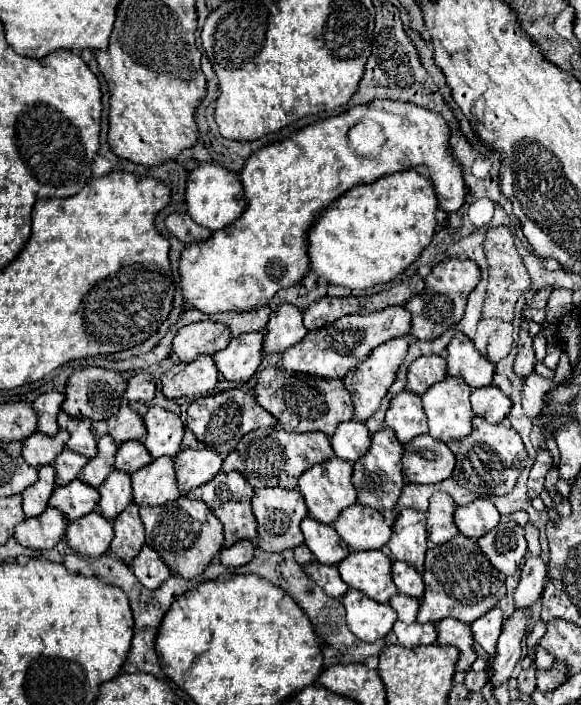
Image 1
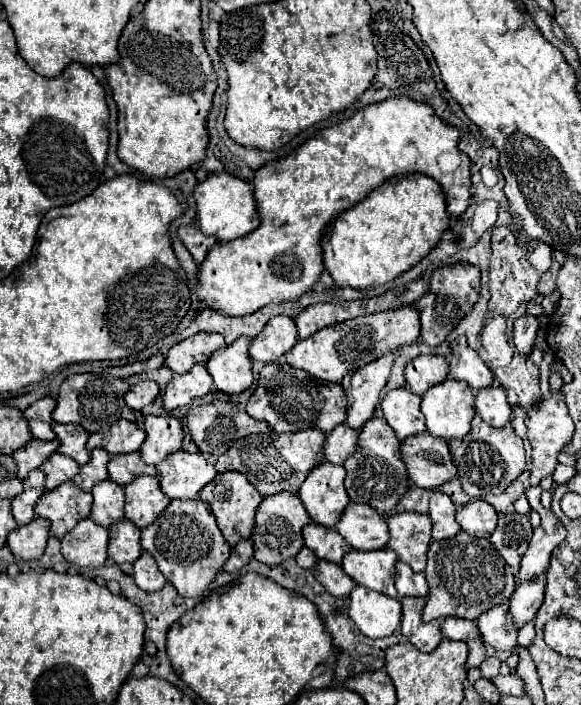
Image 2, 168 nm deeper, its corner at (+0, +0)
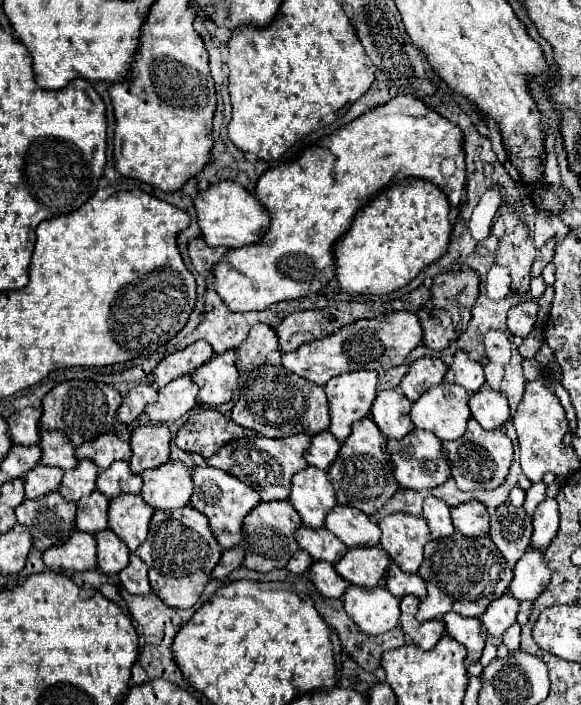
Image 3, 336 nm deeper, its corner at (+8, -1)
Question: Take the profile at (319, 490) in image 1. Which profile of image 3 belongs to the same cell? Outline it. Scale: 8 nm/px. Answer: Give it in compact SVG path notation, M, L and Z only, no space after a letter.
M313 466L297 472L291 482L289 502L299 512L303 524L323 528L325 516L337 504L327 472Z

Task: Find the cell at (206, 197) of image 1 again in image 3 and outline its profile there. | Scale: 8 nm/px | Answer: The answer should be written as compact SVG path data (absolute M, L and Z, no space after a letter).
M225 180L209 186L207 192L201 192L195 198L195 210L199 218L199 228L203 232L203 240L209 246L227 246L227 248L241 248L247 244L259 242L265 232L269 230L271 216L265 206L247 192L241 184Z

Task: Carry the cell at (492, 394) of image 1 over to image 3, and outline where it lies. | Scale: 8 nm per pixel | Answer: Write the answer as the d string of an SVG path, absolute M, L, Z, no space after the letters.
M487 384L469 398L469 408L471 408L471 416L485 430L501 428L509 418L509 404L505 394L495 392Z

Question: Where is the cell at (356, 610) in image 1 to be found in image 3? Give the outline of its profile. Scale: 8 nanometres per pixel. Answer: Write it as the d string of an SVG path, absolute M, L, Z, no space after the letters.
M349 586L343 594L345 612L369 636L393 630L399 624L399 598L387 588Z

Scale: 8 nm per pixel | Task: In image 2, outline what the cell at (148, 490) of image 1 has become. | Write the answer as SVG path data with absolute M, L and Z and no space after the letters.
M137 477L125 485L125 517L137 527L151 525L157 515L169 505L169 497L161 493L161 485L155 477Z

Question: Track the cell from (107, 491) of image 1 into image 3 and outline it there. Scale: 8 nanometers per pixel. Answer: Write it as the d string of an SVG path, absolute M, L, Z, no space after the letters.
M95 490L89 498L81 498L81 502L77 502L77 520L75 520L77 530L89 534L97 534L105 530L107 508L109 508L109 500L99 490Z

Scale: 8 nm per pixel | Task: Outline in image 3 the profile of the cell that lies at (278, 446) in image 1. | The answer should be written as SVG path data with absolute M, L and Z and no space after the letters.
M293 434L287 438L239 438L235 442L229 442L217 454L213 454L213 458L207 458L207 464L239 478L249 488L253 488L261 496L261 500L287 500L291 492L293 474L307 468L303 452L309 448L309 444L309 434Z

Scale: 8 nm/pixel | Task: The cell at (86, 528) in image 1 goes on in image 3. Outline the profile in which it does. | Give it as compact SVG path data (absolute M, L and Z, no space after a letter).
M75 530L69 542L63 546L53 546L43 552L43 562L47 568L57 570L93 570L95 562L95 536Z

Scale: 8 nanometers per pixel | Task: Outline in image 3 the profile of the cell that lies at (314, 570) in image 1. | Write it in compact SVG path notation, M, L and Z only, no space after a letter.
M313 562L309 568L309 580L319 594L327 598L341 598L349 582L345 582L329 562Z

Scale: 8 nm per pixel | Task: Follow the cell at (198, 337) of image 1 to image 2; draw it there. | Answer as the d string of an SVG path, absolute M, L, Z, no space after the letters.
M197 333L173 345L167 353L167 367L175 373L187 373L193 365L205 363L215 351L225 347L225 339L219 333Z

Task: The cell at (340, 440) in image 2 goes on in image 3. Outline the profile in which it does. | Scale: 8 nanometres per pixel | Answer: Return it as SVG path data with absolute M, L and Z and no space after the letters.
M321 432L321 434L313 436L311 446L309 446L309 450L305 452L305 460L307 460L309 466L327 470L327 468L333 464L333 460L337 458L339 446L341 446L341 444L337 442L337 438L333 438L331 432Z

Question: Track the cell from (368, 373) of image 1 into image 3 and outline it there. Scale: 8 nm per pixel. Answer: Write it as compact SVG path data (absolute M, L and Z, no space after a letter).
M373 370L345 372L327 382L325 394L331 414L329 432L339 438L339 442L343 442L351 434L353 422L369 416L375 392L377 372Z

